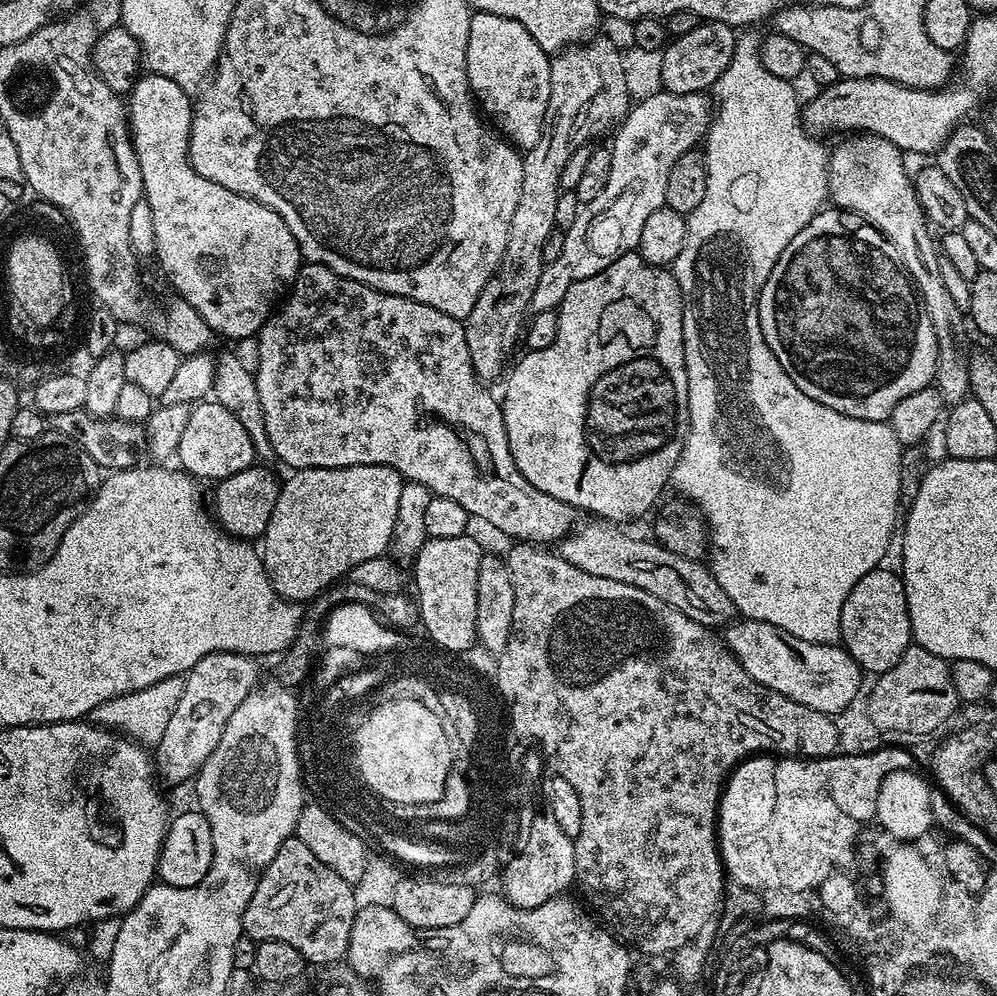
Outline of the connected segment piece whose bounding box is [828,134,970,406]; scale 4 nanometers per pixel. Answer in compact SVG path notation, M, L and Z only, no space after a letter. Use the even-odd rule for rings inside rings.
M852 134L836 149L831 149L828 158L828 200L835 207L846 212L857 212L884 235L896 247L904 269L912 280L912 287L916 289L919 303L922 305L923 315L930 318L930 326L934 326L936 339L936 378L934 387L940 393L940 399L945 405L953 406L969 395L970 374L968 373L969 357L964 356L964 340L960 337L960 316L962 309L954 306L954 297L946 290L946 282L942 282L940 262L941 253L937 243L928 234L930 226L924 219L924 212L916 197L916 185L910 172L904 169L905 153L901 152L894 142L886 142L881 136L867 134Z

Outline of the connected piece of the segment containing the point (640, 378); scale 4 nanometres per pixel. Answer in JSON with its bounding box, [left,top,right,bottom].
[502,252,688,522]

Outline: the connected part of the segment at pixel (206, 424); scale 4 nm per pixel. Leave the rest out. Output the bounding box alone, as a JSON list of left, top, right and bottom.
[176,402,258,482]

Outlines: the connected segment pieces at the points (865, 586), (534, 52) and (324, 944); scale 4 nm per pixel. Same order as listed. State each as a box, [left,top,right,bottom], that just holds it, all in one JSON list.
[[839,566,913,673],[466,11,551,149],[244,838,356,965]]

